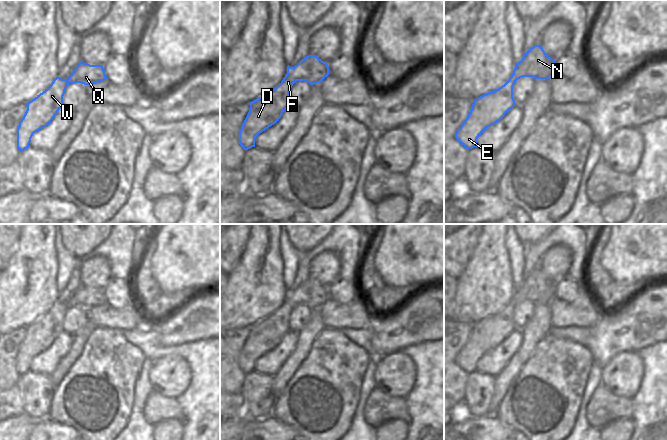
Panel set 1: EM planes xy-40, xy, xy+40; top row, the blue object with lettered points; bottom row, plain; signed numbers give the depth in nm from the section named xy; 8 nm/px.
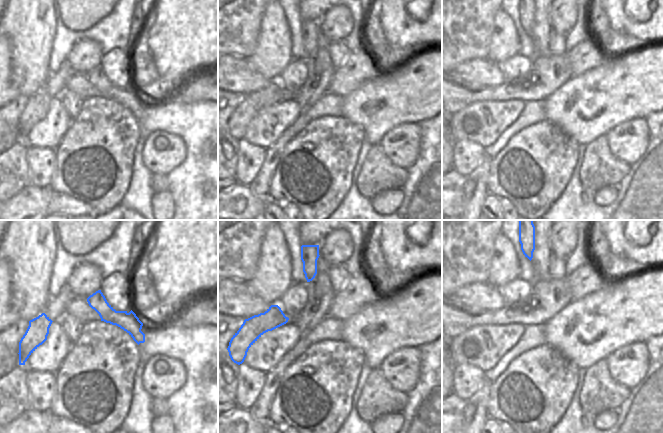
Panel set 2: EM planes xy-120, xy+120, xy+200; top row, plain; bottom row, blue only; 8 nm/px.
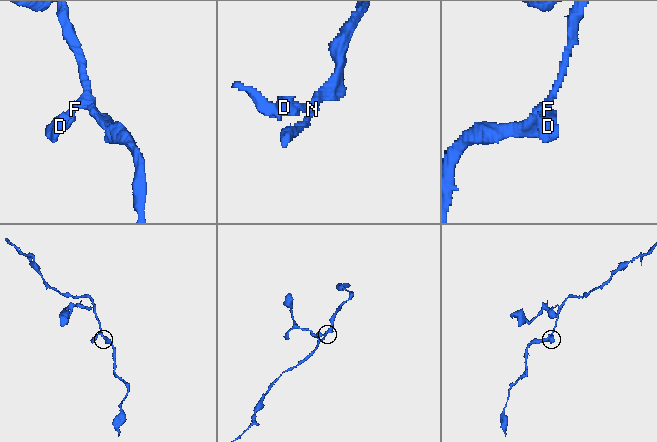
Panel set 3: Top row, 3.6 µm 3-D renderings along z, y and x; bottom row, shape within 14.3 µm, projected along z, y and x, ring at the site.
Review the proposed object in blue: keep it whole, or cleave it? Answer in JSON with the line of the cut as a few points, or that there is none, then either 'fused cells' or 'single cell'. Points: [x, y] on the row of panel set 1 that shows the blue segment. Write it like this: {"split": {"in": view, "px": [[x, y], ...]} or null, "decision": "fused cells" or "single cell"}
{"split": null, "decision": "single cell"}

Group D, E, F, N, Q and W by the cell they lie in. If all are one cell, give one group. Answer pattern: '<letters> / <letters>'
D E F N Q W

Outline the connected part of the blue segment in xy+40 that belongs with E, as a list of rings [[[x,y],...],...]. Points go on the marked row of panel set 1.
[[[534,45],[515,65],[513,74],[504,85],[473,101],[471,110],[457,130],[455,138],[466,149],[477,147],[477,138],[515,106],[513,86],[518,79],[550,79],[554,75],[555,59],[552,59],[540,45]]]

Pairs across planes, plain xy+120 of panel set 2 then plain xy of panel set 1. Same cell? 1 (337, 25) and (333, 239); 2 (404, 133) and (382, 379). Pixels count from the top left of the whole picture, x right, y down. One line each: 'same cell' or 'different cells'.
1: different cells
2: same cell

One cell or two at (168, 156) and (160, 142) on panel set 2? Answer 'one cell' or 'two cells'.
one cell

